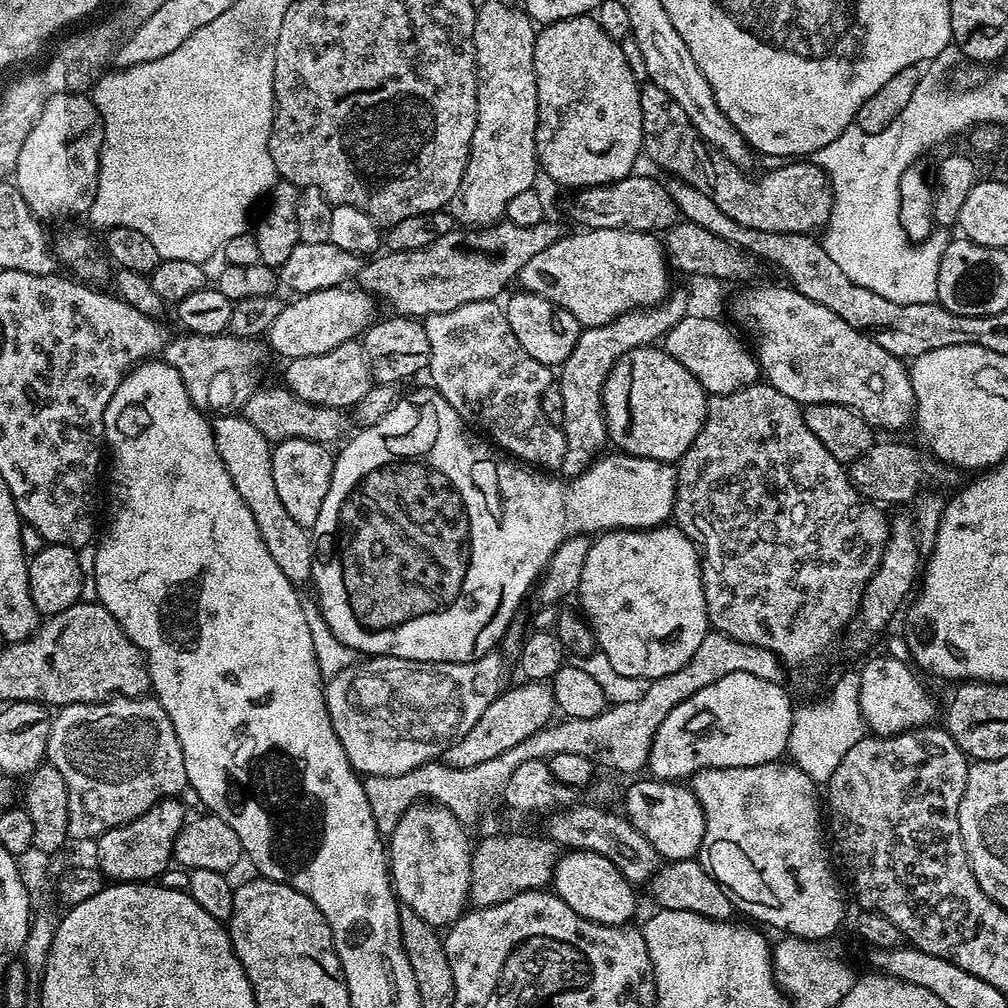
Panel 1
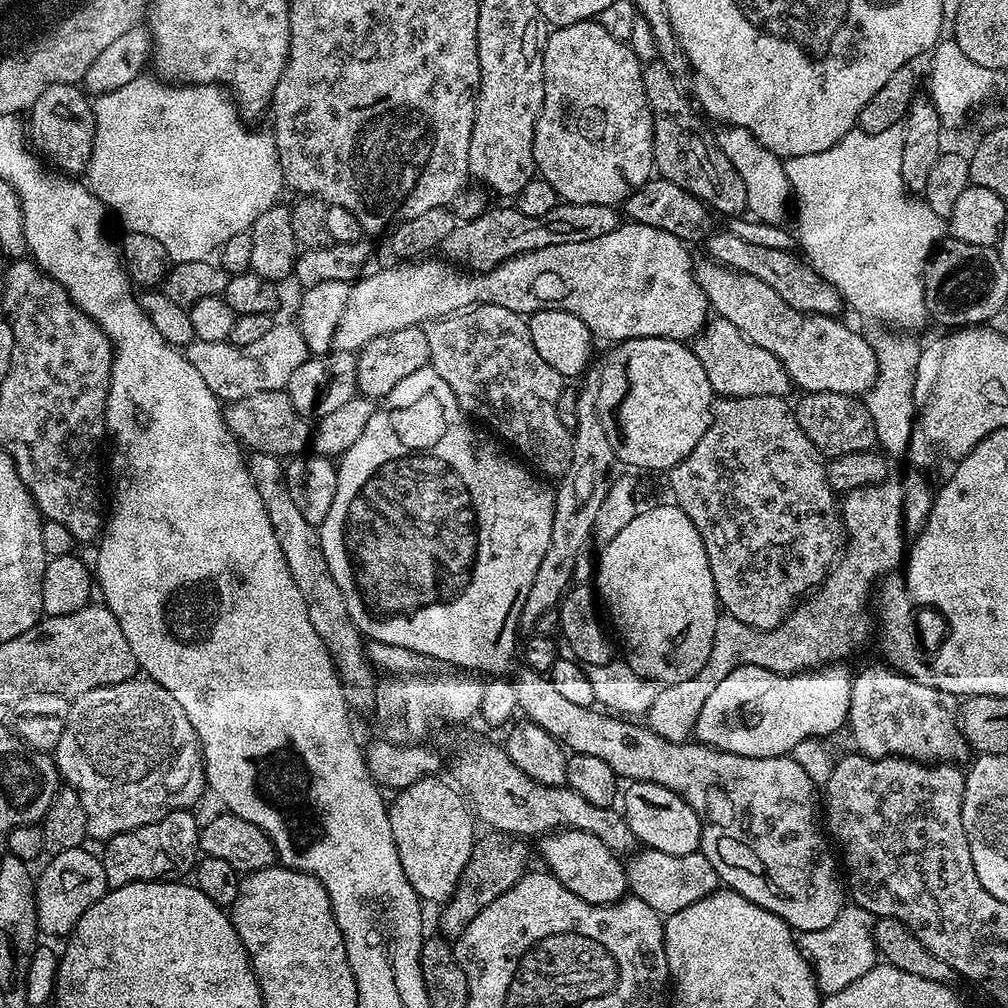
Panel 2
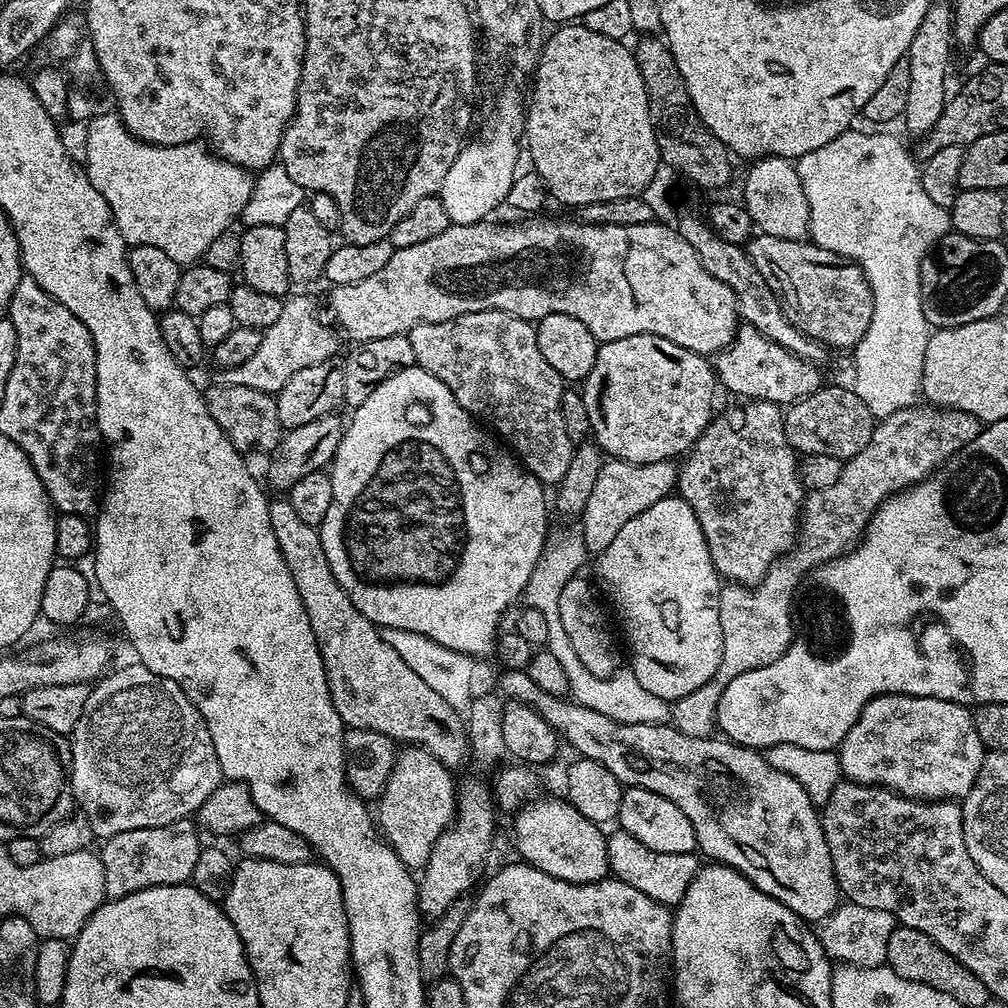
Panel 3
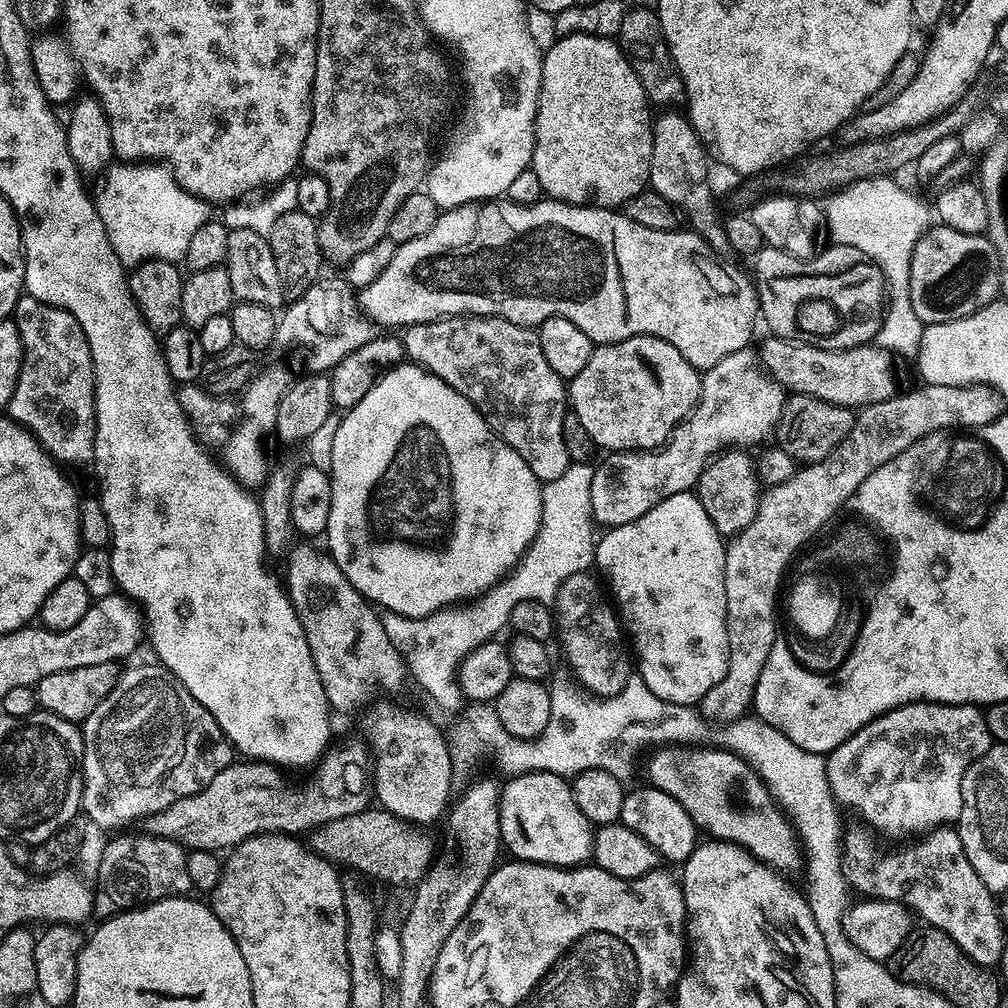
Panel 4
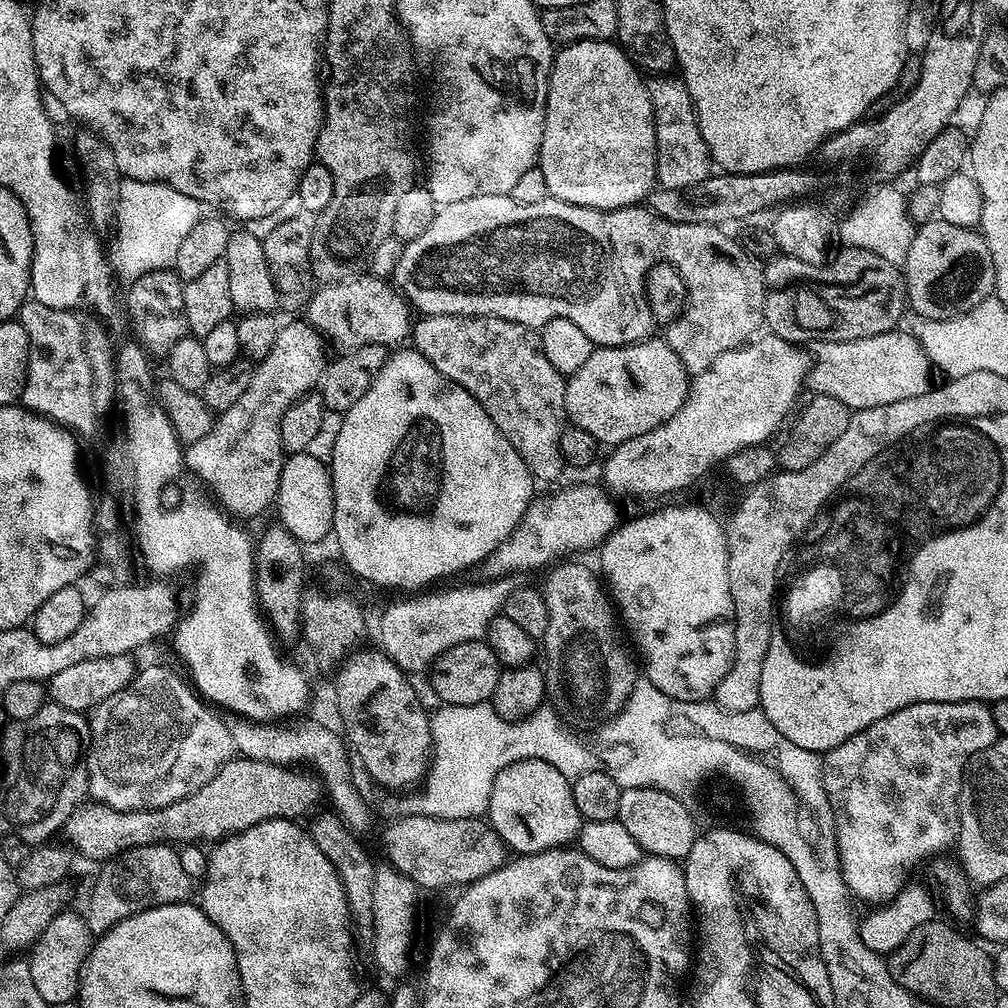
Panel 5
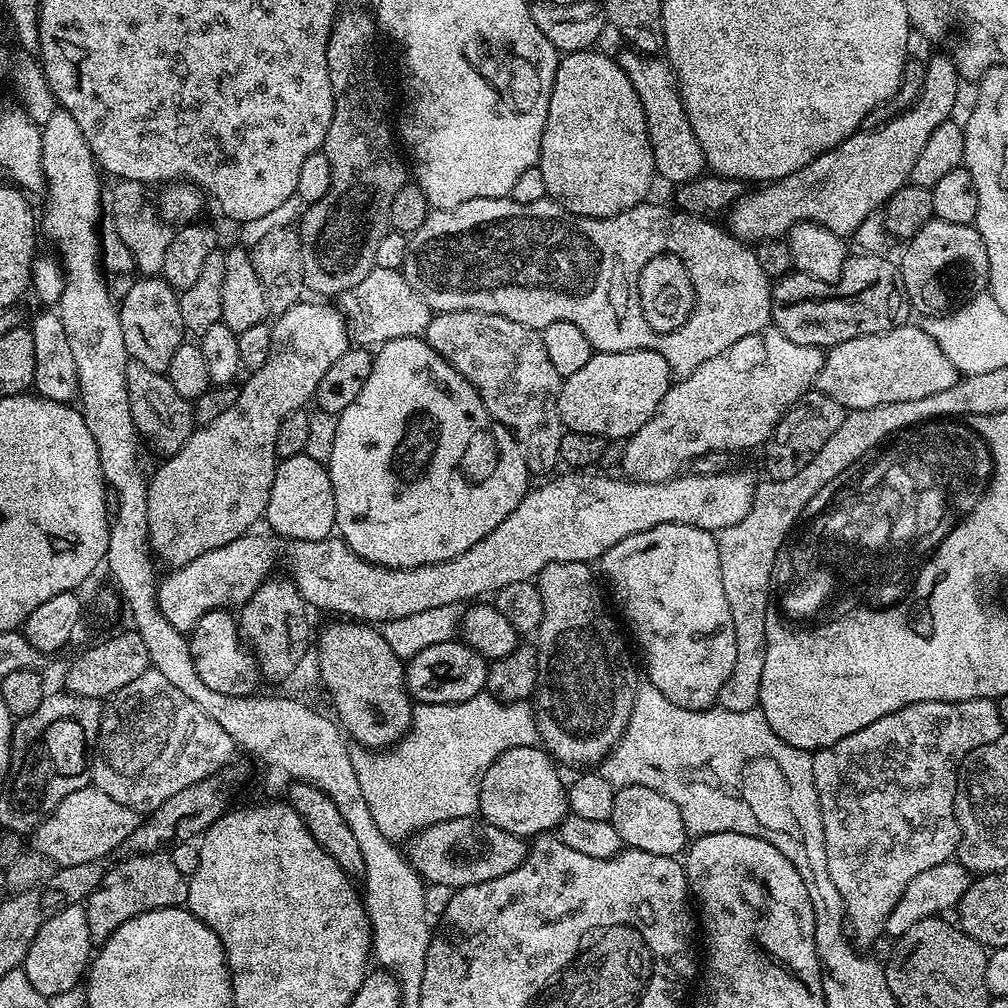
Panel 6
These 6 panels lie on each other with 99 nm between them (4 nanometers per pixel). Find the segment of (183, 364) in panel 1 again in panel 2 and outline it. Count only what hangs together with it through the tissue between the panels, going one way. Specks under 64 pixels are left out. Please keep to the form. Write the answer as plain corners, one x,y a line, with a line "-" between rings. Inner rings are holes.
273,323
272,329
262,338
250,342
250,346
234,346
227,340
222,342
202,342
195,339
186,349
190,366
198,370
198,375
206,381
206,386
221,402
231,402
238,398
250,398
250,394
263,392
283,392
290,382
290,374
302,366
310,355
299,327
295,323

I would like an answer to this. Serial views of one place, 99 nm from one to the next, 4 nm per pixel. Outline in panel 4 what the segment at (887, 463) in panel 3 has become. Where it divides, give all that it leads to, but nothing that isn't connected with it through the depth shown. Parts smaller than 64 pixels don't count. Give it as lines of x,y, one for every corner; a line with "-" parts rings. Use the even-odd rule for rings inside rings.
924,384
919,387
913,392
901,391
889,400
883,400
877,404
863,405
859,409
847,440
839,444
825,460
805,463
789,481
769,487
761,497
754,522
733,537
727,545
724,554
724,585
726,586
728,669
726,678
722,678
722,682
718,682
718,686
714,686
714,690
710,690
699,702
698,712
705,721
713,720
714,723
720,724
716,726
730,726
735,720
741,719
749,709
752,693
758,682
758,674
762,674
762,666
766,666
766,658
770,658
770,650
776,641
770,640
770,636
764,636
764,628
770,626
770,606
778,606
782,581
794,557
809,543
807,540
811,536
819,537
829,527
828,522
837,519
837,513
847,505
848,499
863,485
864,480
872,480
880,466
905,452
911,444
919,445
920,440
927,436
933,436
936,433
944,434
949,430
984,430
1006,412
1006,402
987,386
958,388

